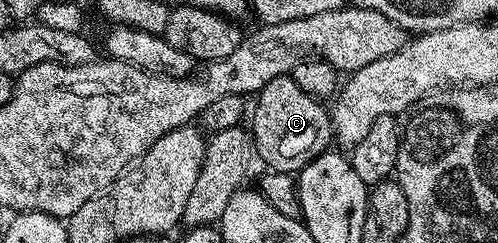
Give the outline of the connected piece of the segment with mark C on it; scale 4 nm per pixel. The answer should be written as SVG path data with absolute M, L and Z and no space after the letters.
M293 75L272 78L272 82L268 82L262 91L257 93L255 100L258 101L255 104L253 101L252 119L249 121L248 128L252 133L257 159L262 159L267 164L265 166L267 169L297 174L302 171L304 166L308 166L308 162L312 162L331 147L332 116L327 105L314 96L304 94L304 90L300 90L300 86L296 86Z

